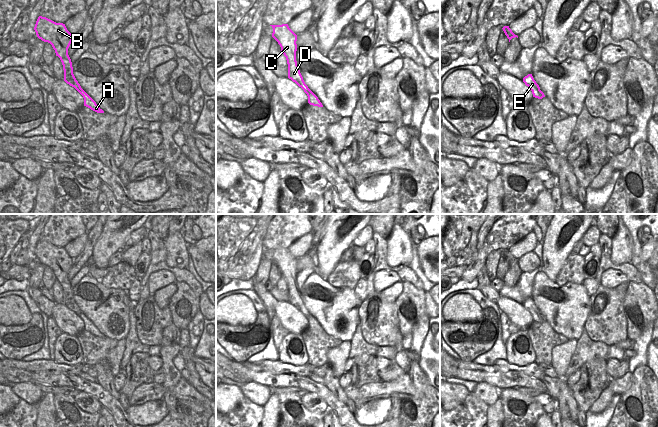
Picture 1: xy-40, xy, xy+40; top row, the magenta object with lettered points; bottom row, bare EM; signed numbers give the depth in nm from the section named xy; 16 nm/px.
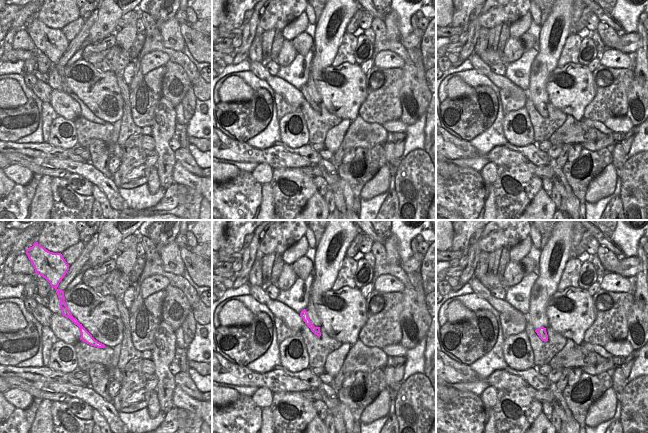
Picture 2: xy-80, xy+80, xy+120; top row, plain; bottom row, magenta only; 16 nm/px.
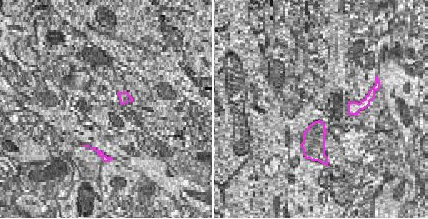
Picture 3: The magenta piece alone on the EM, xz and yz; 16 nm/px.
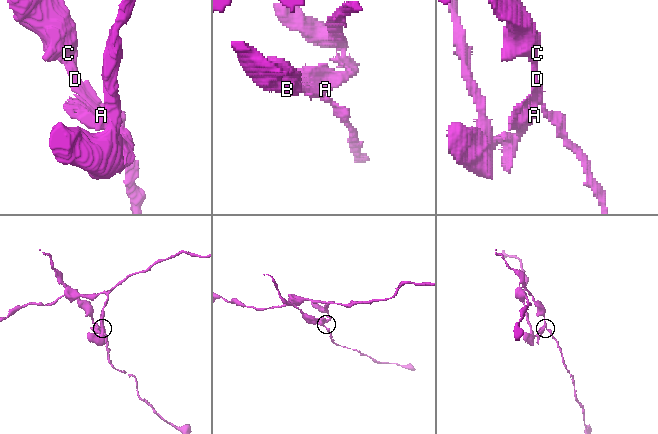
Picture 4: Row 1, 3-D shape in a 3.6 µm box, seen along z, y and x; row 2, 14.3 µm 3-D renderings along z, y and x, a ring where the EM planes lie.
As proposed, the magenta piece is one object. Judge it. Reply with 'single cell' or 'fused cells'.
fused cells

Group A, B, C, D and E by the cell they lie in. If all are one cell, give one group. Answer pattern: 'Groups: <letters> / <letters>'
Groups: A / B C D E

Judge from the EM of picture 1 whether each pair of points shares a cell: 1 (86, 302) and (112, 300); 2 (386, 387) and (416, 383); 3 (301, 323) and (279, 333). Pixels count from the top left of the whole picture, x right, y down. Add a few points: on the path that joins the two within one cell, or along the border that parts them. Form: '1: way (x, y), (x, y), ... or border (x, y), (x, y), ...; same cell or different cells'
1: way (93, 308), (96, 310), (99, 307), (109, 307); same cell
2: border (408, 372), (410, 385), (404, 391), (398, 393); different cells
3: border (275, 314), (280, 323), (289, 332); different cells

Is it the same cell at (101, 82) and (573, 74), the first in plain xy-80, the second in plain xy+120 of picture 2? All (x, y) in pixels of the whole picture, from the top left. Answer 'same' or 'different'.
same

